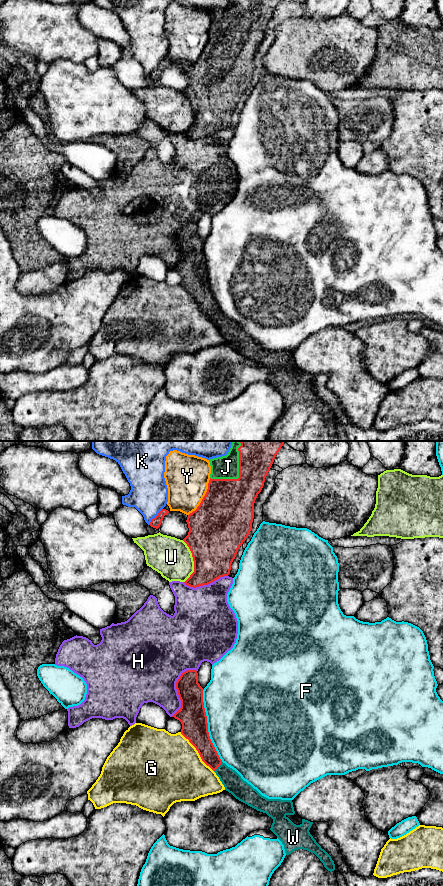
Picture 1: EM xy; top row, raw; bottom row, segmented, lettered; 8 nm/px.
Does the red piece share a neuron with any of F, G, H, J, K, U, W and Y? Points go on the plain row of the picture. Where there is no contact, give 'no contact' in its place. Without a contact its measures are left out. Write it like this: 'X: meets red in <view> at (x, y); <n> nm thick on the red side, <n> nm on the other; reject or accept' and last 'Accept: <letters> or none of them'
F: meets red in xy at (207, 277); 220 nm thick on the red side, 500 nm on the other; reject
G: meets red in xy at (198, 304); 200 nm thick on the red side, 500 nm on the other; reject
H: meets red in xy at (176, 240); 220 nm thick on the red side, 460 nm on the other; reject
J: meets red in xy at (239, 28); 420 nm thick on the red side, 190 nm on the other; accept
K: meets red in xy at (156, 68); 80 nm thick on the red side, 300 nm on the other; reject
U: meets red in xy at (193, 112); 420 nm thick on the red side, 320 nm on the other; reject
W: meets red in xy at (218, 318); 150 nm thick on the red side, 160 nm on the other; accept
Y: meets red in xy at (203, 49); 460 nm thick on the red side, 360 nm on the other; reject
Accept: J, W

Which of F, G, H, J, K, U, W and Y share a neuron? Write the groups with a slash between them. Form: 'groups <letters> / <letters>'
groups F / G / H / J W / K / U / Y

